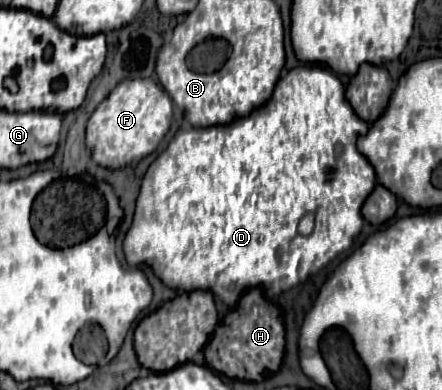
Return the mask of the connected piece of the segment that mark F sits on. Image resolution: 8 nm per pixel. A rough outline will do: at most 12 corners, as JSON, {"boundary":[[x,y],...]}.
{"boundary":[[151,78],[123,80],[95,108],[87,148],[105,168],[163,140],[173,102]]}

